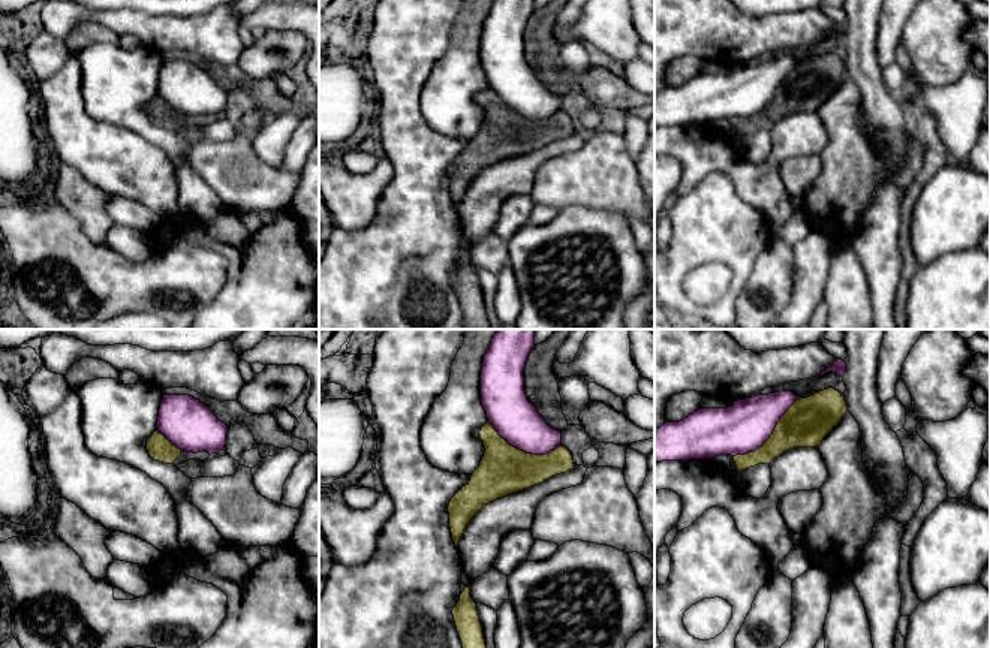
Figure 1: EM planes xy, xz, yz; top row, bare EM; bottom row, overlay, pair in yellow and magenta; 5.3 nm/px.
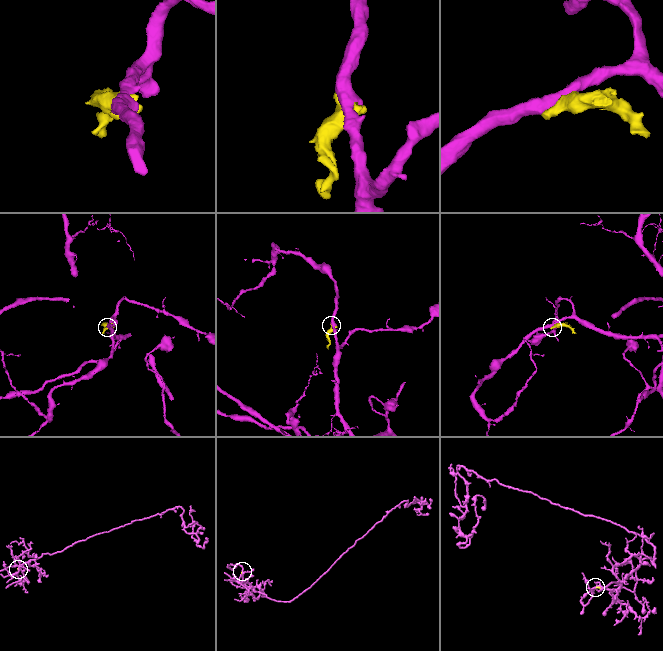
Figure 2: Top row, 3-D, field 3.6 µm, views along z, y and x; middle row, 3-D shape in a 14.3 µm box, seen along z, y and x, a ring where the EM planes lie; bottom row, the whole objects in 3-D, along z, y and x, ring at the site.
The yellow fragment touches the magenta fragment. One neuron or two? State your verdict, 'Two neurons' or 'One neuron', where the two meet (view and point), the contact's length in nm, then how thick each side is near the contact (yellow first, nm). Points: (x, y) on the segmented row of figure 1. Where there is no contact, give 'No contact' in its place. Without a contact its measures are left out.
Two neurons. Touches yellow at yz (770, 436). Shared border 480 nm. Thickness 240 nm (yellow) against 280 nm

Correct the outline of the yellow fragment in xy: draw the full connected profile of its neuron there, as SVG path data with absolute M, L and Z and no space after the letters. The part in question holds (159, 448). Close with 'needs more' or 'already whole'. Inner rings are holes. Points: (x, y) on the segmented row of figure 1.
M157 430L148 438L147 450L154 461L160 461L163 464L174 464L175 467L189 459L205 461L210 456L210 453L205 450L193 453L193 452L184 452L178 449Z; needs more

